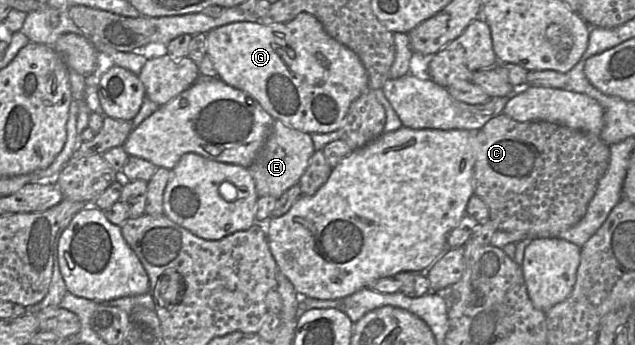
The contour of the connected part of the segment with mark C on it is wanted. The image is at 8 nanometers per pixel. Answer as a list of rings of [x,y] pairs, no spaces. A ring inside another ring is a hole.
[[[502,113],[487,122],[473,138],[474,195],[489,207],[497,230],[522,232],[531,238],[558,238],[587,211],[610,160],[610,147],[600,136],[541,120],[519,122]]]

